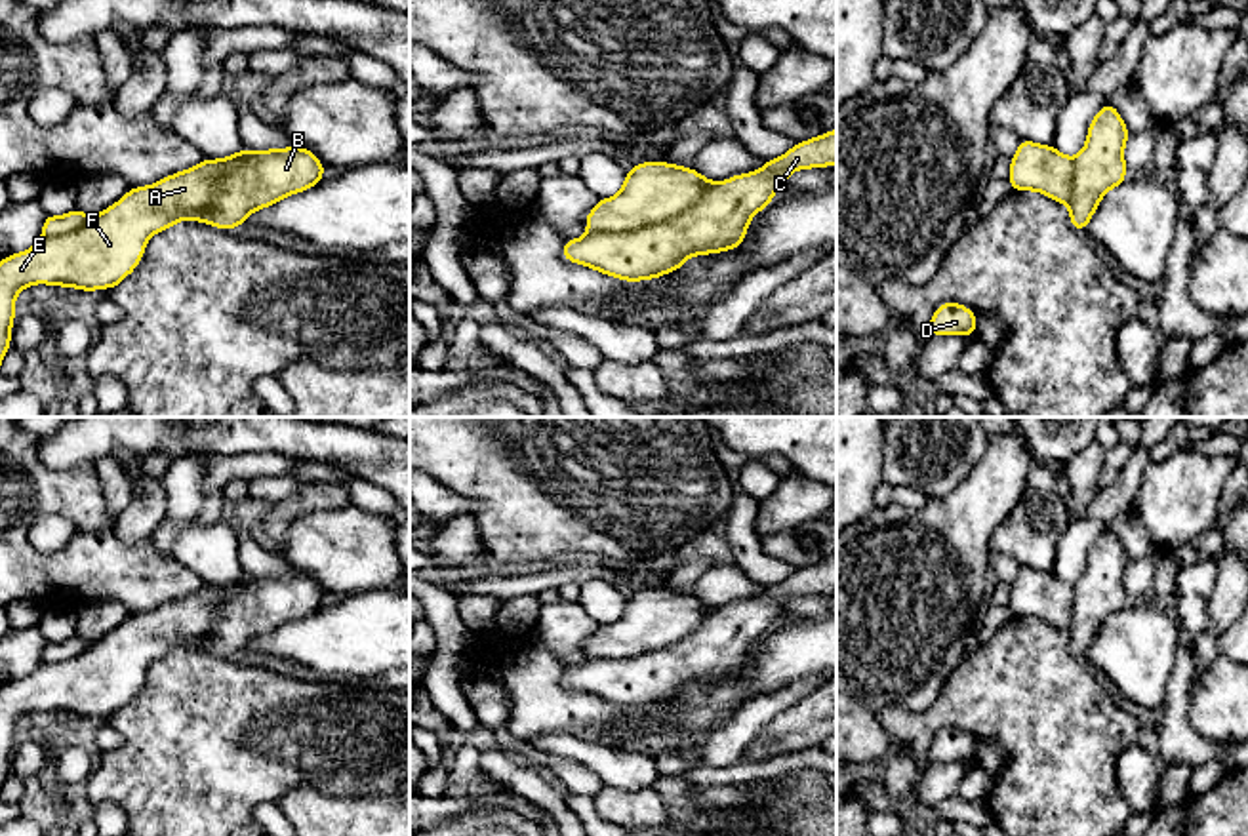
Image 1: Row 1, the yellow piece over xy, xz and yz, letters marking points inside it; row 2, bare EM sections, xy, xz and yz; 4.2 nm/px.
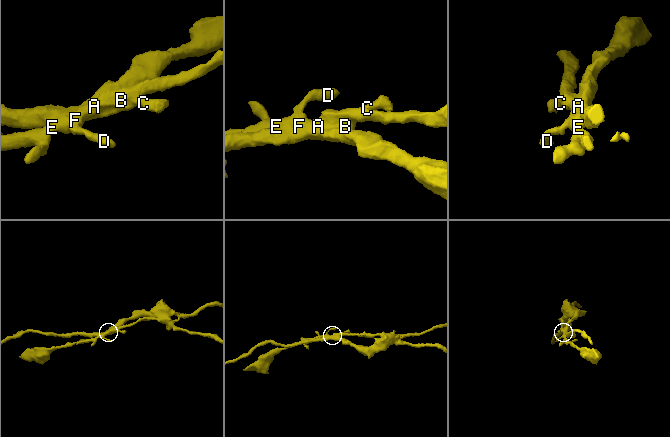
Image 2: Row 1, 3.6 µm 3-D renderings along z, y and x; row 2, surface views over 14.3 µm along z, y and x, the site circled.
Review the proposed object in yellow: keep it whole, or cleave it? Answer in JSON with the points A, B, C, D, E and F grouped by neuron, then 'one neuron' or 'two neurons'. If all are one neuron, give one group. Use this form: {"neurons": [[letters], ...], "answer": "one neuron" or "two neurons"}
{"neurons": [["A", "D", "E", "F"], ["B", "C"]], "answer": "two neurons"}

